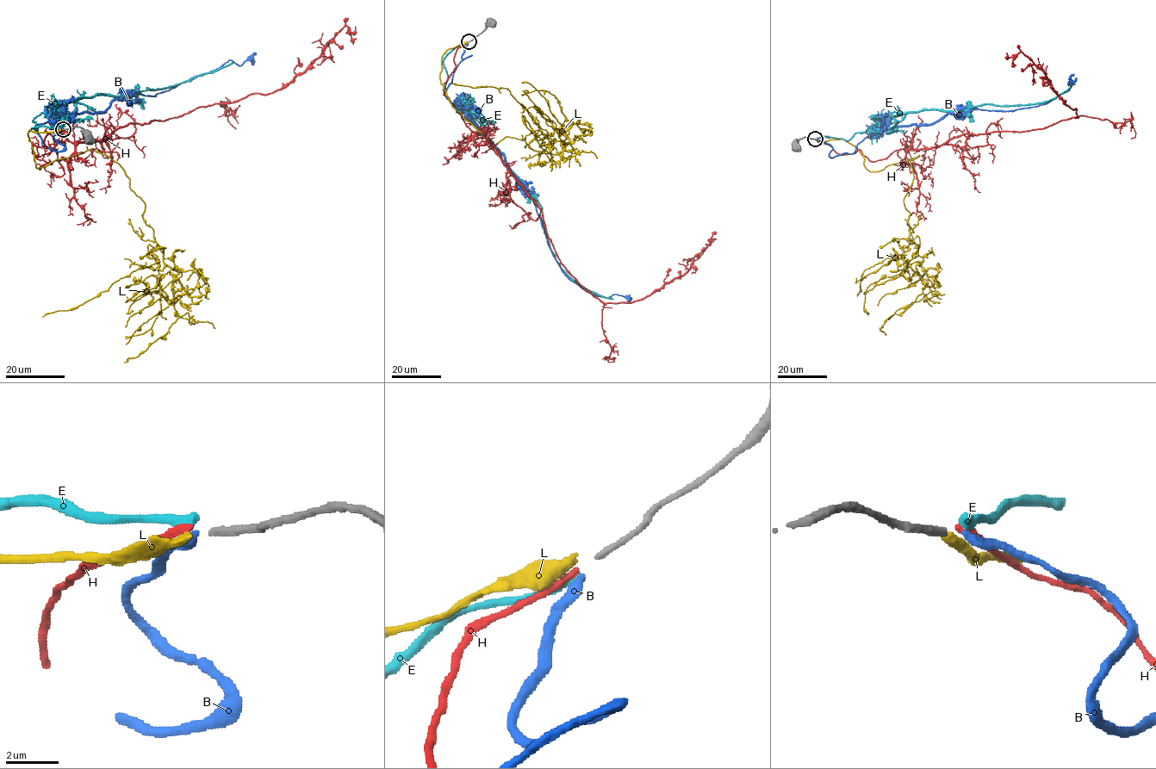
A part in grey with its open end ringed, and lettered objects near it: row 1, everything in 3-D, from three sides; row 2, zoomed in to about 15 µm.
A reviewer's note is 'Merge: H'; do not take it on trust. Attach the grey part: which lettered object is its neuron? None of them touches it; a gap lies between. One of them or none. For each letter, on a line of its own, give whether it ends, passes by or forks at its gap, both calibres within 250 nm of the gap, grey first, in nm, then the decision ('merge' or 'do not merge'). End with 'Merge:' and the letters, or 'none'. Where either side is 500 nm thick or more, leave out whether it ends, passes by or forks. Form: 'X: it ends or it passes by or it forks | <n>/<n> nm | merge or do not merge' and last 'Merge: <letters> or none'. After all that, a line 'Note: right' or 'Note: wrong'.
B: it ends | 280/320 nm | do not merge
E: it ends | 280/400 nm | do not merge
H: it ends | 280/280 nm | merge
L: it ends | 280/280 nm | do not merge
Merge: H
Note: right

